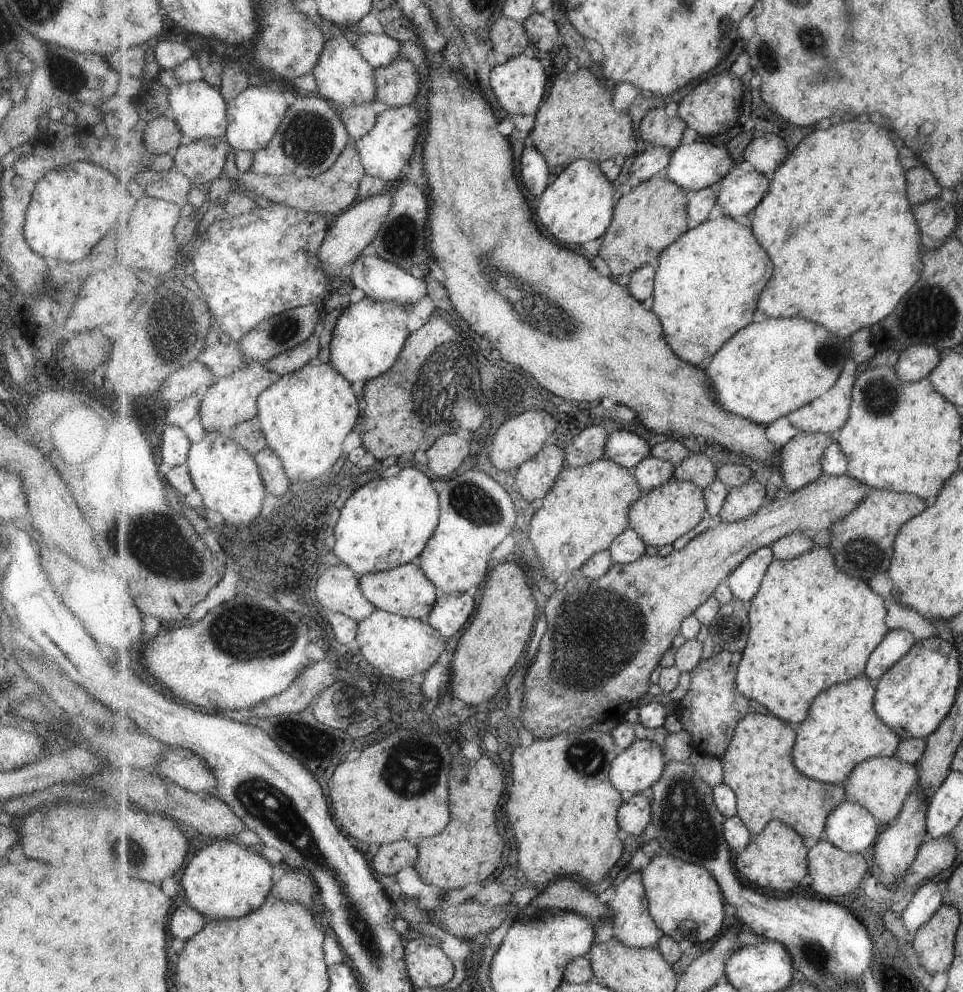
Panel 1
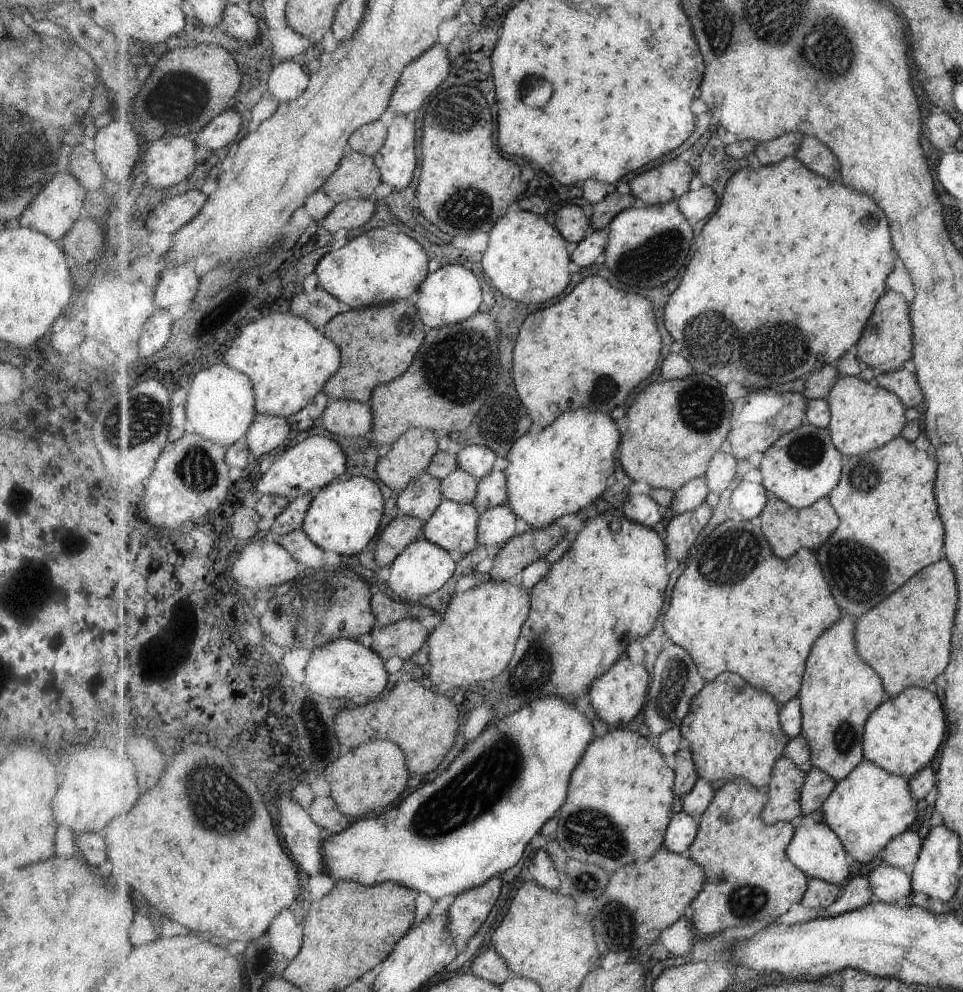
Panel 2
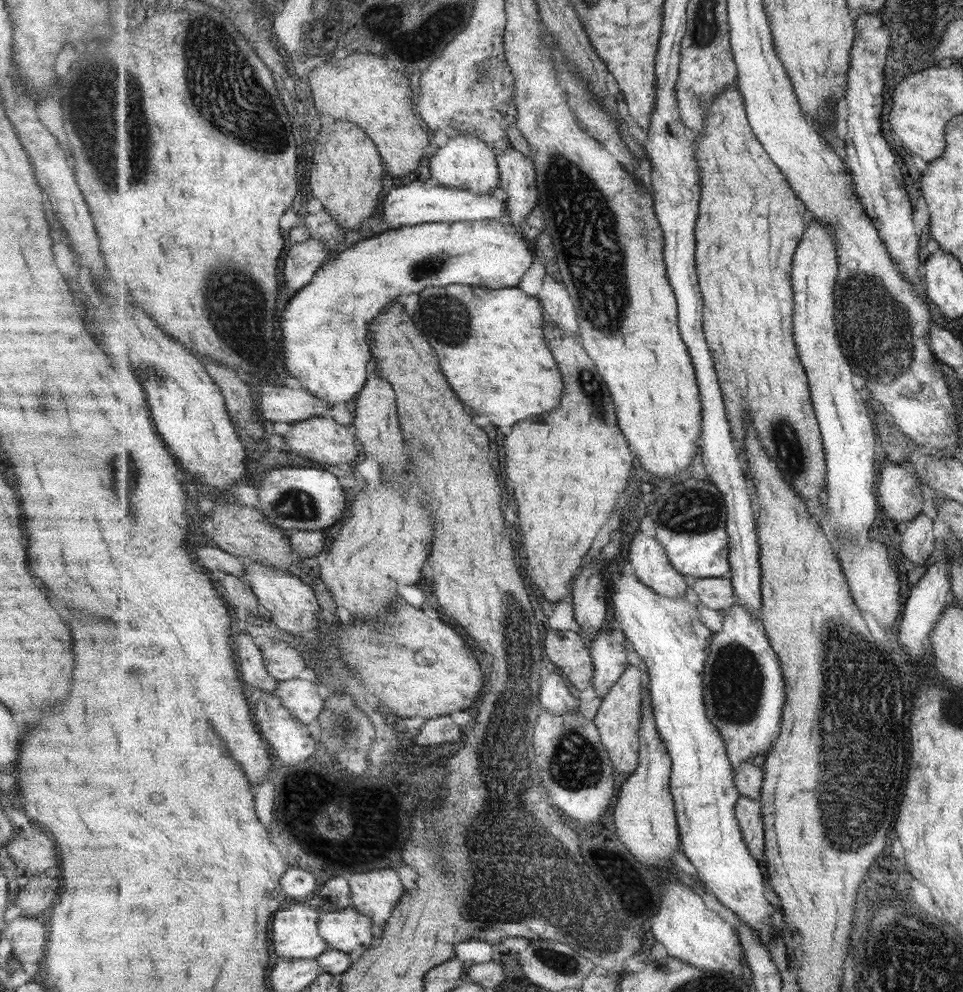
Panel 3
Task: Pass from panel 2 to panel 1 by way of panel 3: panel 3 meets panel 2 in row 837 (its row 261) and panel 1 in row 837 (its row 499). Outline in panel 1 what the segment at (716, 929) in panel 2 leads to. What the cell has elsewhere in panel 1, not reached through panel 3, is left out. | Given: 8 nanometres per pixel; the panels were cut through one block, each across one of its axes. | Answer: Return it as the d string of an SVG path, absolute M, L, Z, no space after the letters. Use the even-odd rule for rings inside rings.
M749 714L739 722L729 749L721 758L724 772L723 782L735 791L738 798L738 815L753 835L762 833L771 821L781 820L787 826L795 828L803 838L821 841L825 838L829 814L848 800L845 787L809 778L795 766L796 740L797 732L784 719L773 714Z

